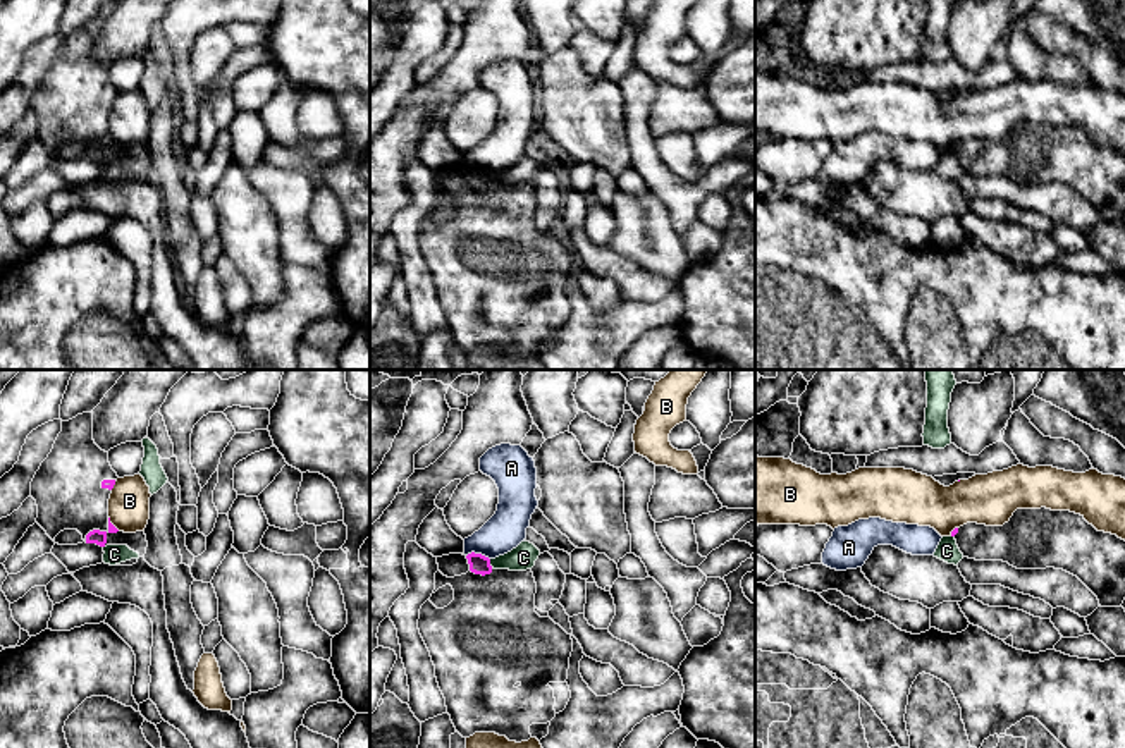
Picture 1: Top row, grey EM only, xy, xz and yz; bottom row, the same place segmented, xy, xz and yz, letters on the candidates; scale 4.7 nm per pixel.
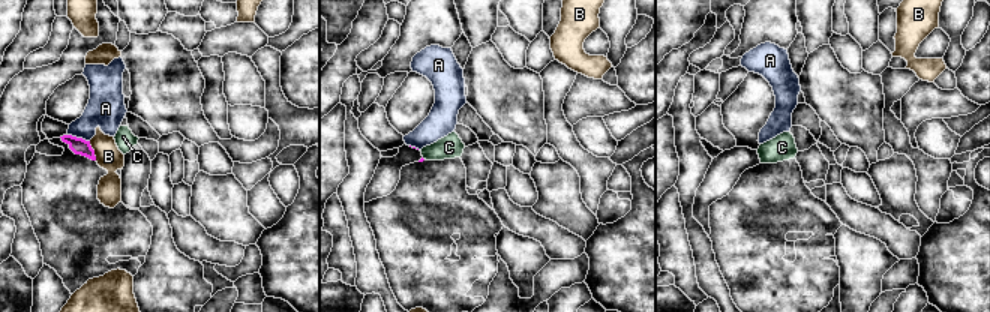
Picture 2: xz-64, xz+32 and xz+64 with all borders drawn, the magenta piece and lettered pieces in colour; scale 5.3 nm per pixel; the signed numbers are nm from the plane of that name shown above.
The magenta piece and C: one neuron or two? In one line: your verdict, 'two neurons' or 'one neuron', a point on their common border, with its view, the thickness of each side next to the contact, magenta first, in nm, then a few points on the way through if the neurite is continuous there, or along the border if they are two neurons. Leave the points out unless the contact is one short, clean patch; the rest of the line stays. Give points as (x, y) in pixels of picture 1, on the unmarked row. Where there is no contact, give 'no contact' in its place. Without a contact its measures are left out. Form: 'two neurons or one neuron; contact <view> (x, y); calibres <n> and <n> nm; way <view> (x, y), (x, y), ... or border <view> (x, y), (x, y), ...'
two neurons; contact xz (489, 177); calibres 90 and 120 nm; border xz (489, 174), (492, 181)

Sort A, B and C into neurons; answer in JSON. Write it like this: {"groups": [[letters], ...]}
{"groups": [["A", "B"], ["C"]]}

